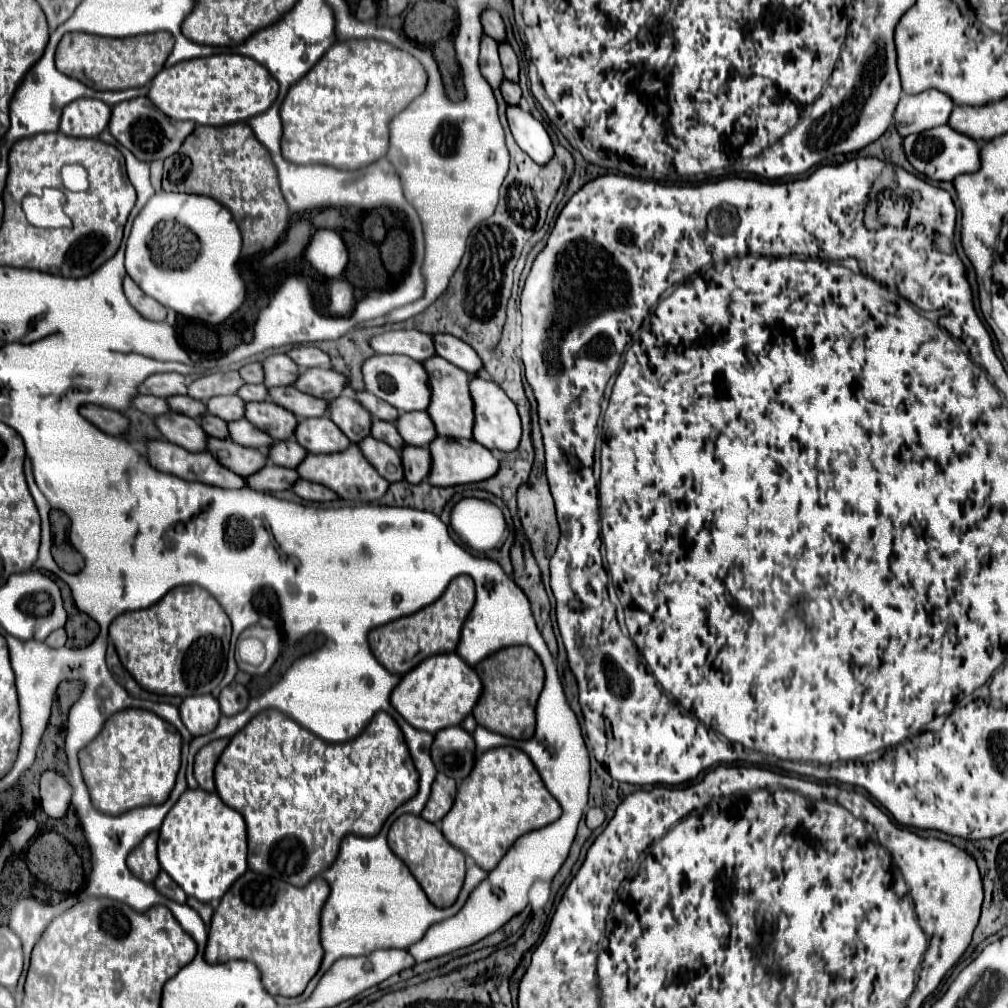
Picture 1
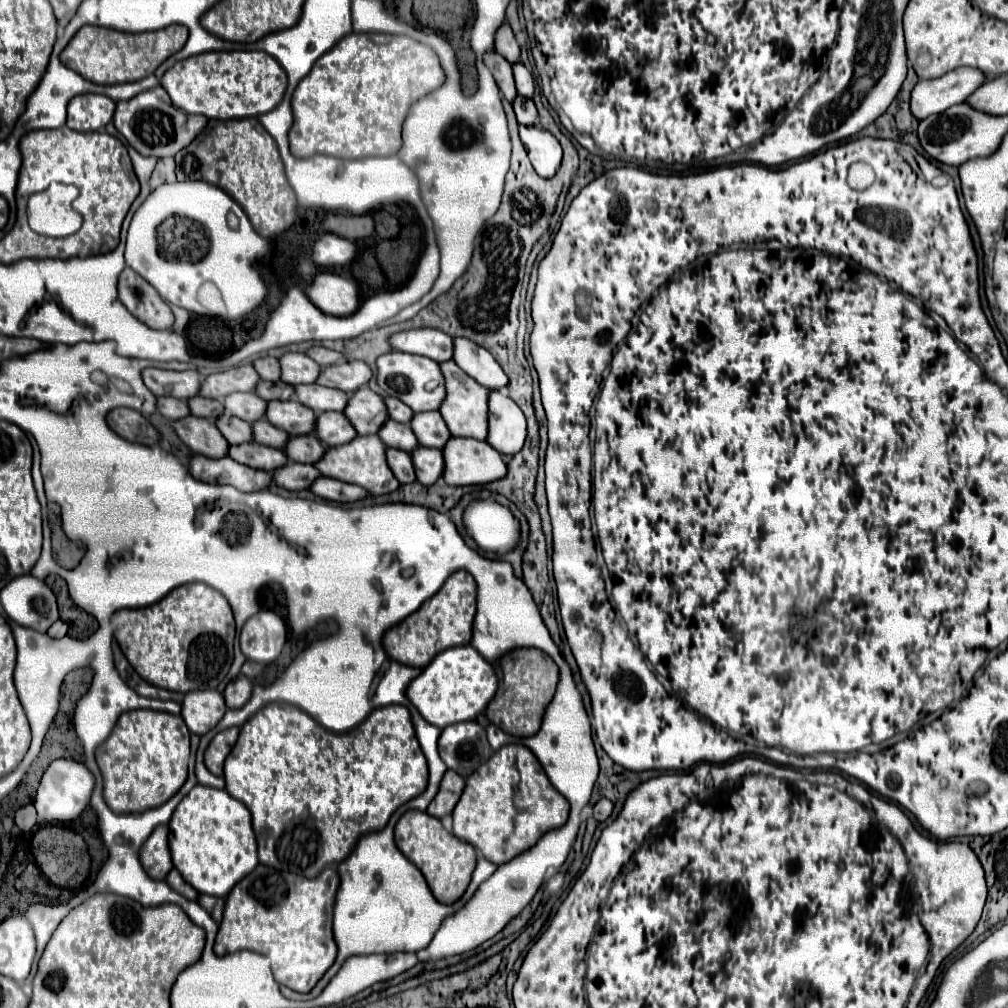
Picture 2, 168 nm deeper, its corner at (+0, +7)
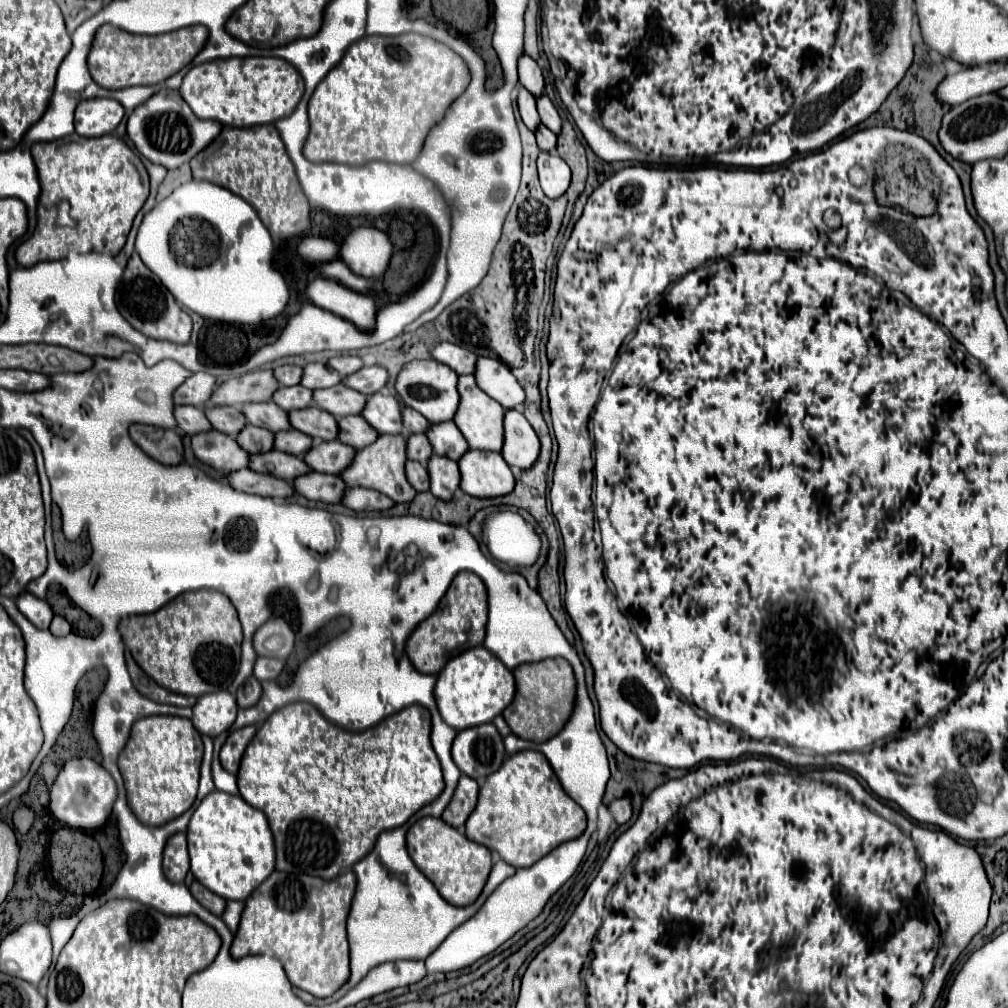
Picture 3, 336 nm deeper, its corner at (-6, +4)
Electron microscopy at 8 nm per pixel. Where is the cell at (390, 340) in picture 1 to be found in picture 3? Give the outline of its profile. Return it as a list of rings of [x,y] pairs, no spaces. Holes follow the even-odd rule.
[[[440,343],[434,347],[432,357],[440,363],[446,363],[452,367],[458,375],[472,375],[476,371],[476,355],[468,349],[462,349],[452,343]]]

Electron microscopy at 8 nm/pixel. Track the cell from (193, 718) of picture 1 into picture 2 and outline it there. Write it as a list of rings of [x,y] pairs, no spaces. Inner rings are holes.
[[[194,690],[184,696],[182,718],[190,732],[202,736],[210,732],[226,712],[224,698],[218,690]]]

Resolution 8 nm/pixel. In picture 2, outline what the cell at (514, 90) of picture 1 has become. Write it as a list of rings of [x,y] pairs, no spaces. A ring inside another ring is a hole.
[[[518,94],[518,96],[514,98],[512,108],[514,108],[516,118],[518,118],[520,124],[526,124],[526,126],[536,124],[536,106],[534,106],[534,102],[532,102],[530,98]]]

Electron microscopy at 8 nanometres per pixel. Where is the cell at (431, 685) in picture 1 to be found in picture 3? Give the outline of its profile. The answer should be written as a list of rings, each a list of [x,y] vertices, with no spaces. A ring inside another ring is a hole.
[[[484,645],[468,649],[462,655],[450,659],[448,665],[440,671],[434,689],[442,719],[458,731],[492,721],[512,703],[514,693],[516,693],[516,681],[512,671]]]

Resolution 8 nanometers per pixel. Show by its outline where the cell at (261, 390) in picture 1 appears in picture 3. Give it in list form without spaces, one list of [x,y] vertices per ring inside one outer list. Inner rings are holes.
[[[294,385],[294,387],[280,387],[274,397],[274,403],[278,403],[282,409],[292,411],[292,409],[306,409],[312,405],[312,391],[302,387],[302,385]]]

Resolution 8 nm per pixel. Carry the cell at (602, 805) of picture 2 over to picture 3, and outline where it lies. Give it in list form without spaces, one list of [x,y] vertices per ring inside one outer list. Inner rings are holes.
[[[616,799],[616,801],[612,801],[610,803],[610,811],[612,811],[612,815],[614,815],[618,825],[624,825],[632,817],[632,805],[630,805],[628,799]]]

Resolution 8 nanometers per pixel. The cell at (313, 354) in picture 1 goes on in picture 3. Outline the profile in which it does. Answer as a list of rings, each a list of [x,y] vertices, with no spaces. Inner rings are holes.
[[[338,355],[338,357],[332,357],[328,365],[332,369],[336,369],[342,377],[348,377],[348,375],[360,371],[364,367],[364,361],[360,357],[354,357],[354,355]]]

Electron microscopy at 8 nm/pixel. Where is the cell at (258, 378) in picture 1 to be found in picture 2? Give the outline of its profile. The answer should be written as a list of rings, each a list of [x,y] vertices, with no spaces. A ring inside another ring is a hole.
[[[264,356],[264,358],[256,358],[252,362],[254,370],[258,372],[258,376],[262,380],[272,380],[272,382],[278,382],[280,380],[280,364],[278,364],[278,358],[272,358],[272,356]]]

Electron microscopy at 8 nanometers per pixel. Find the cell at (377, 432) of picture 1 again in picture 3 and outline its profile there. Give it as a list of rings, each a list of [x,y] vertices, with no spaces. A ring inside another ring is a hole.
[[[420,433],[420,435],[410,435],[408,437],[408,459],[426,465],[430,461],[432,453],[434,453],[434,449],[432,449],[426,435]]]

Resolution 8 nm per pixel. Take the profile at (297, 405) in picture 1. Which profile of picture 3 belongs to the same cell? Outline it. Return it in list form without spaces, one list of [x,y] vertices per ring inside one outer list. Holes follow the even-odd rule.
[[[340,383],[332,389],[316,389],[314,391],[316,407],[332,413],[334,417],[360,415],[366,401],[368,401],[368,397],[364,393],[354,391],[350,387],[344,387],[344,383]]]

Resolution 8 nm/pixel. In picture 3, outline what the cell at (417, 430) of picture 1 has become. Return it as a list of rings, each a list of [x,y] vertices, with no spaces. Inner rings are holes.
[[[452,421],[432,425],[426,435],[428,435],[436,455],[458,461],[468,451],[468,443],[466,443],[464,435],[460,435],[460,429]]]

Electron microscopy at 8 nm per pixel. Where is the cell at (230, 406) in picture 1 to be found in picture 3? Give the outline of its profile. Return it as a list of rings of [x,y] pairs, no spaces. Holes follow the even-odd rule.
[[[268,401],[268,403],[248,403],[248,405],[242,407],[242,411],[244,411],[244,417],[248,419],[250,425],[264,427],[272,433],[292,429],[290,423],[288,423],[288,411],[284,411],[282,407],[278,407],[272,401]]]

